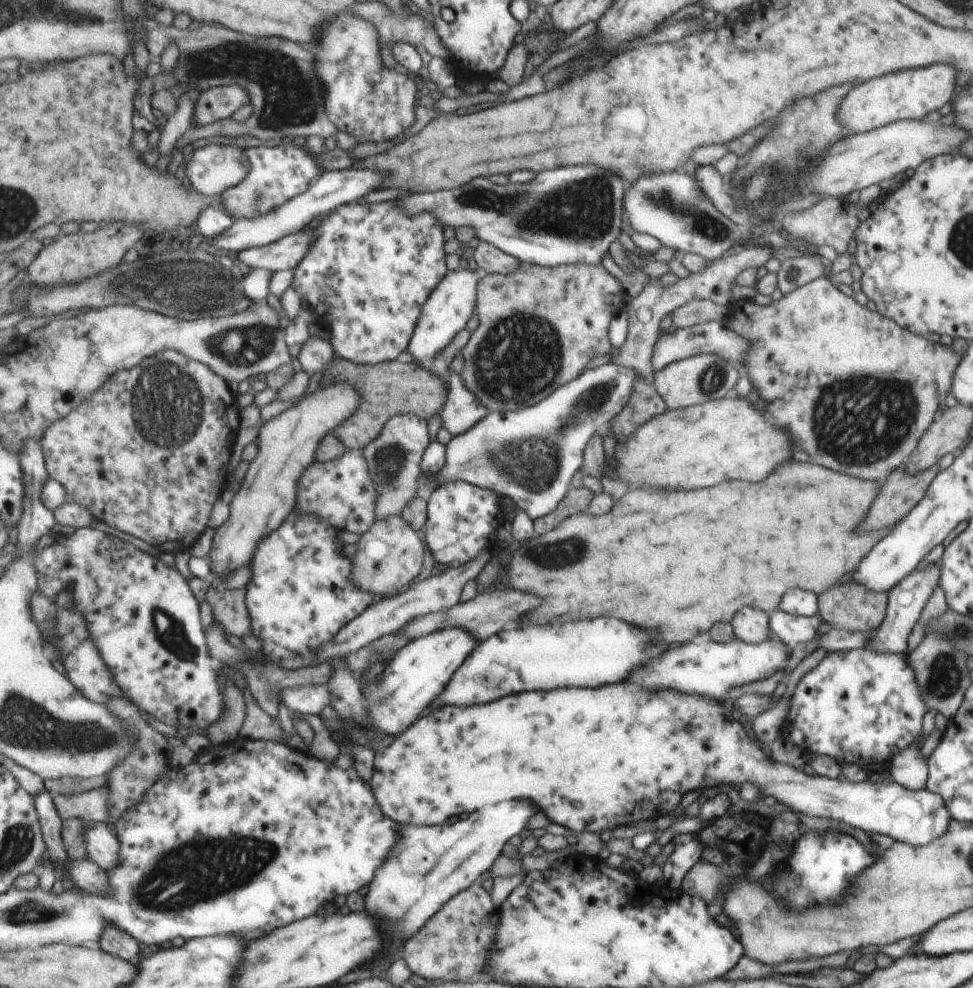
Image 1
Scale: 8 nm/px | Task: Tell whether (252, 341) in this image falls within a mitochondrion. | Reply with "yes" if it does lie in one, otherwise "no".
yes

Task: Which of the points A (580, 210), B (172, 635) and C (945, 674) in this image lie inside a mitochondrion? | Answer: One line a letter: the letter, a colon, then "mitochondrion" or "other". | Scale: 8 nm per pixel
A: mitochondrion
B: mitochondrion
C: mitochondrion

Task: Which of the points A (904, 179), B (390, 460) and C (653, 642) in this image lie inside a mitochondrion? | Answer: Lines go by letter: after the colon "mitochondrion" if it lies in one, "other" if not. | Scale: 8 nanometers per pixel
A: other
B: mitochondrion
C: other

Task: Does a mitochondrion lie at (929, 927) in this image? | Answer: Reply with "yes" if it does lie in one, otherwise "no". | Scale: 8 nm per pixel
no

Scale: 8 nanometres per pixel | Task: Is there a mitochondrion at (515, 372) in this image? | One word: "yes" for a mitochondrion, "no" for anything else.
yes

